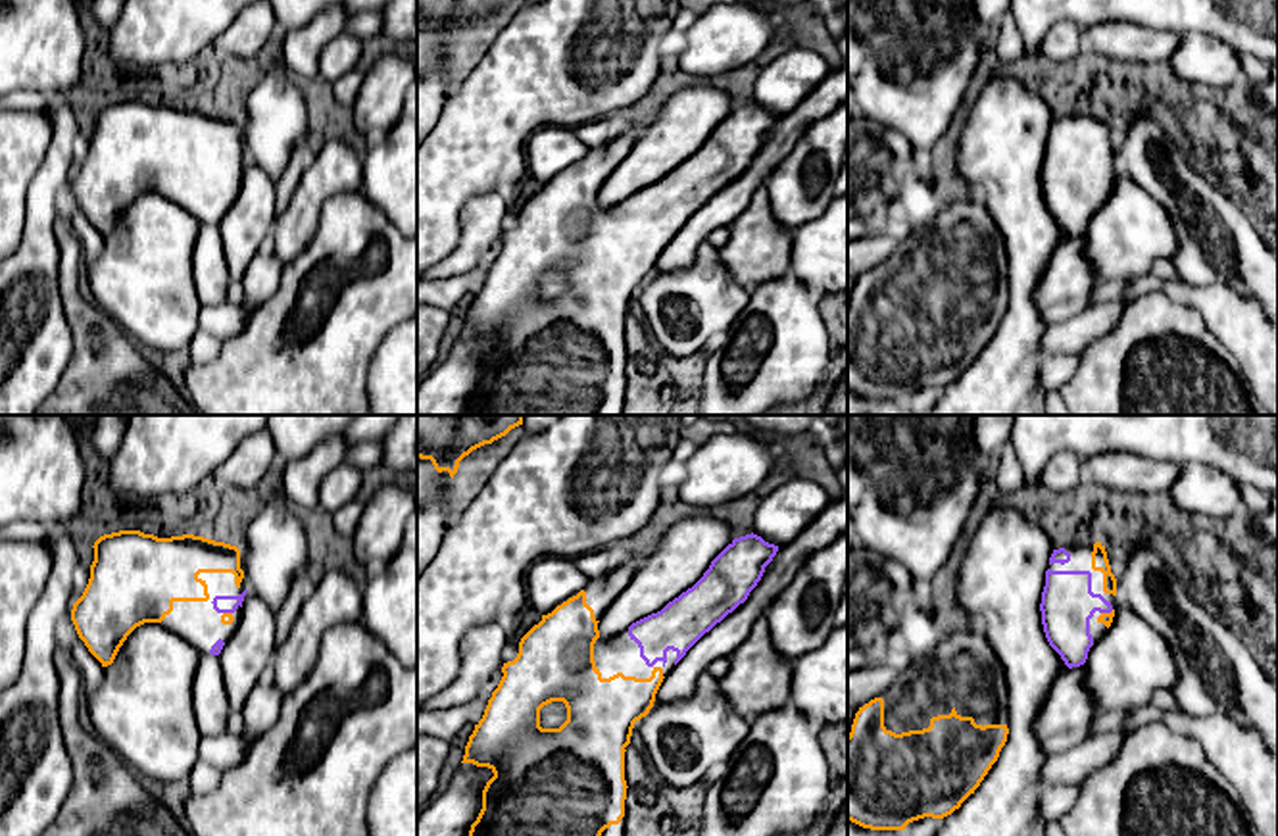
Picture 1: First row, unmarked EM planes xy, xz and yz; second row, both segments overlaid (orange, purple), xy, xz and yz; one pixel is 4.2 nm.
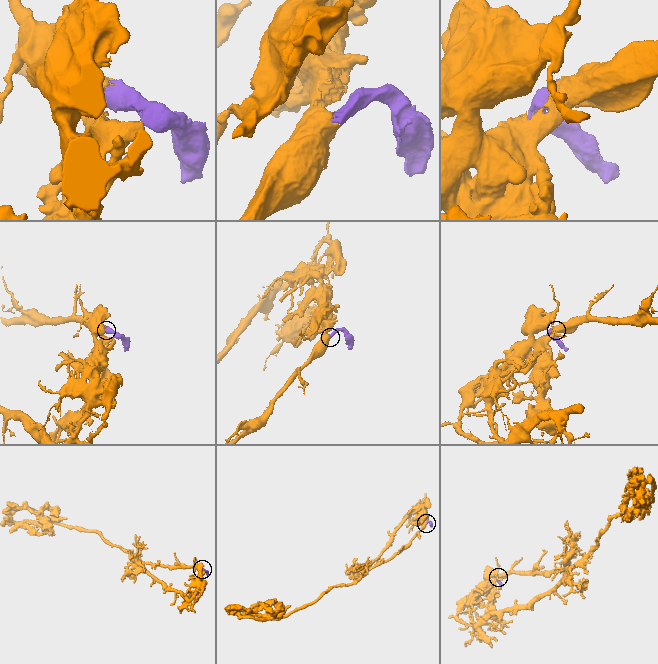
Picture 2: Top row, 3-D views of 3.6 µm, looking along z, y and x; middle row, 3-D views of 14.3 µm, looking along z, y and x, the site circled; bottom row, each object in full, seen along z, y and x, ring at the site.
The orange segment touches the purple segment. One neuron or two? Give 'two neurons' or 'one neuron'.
one neuron

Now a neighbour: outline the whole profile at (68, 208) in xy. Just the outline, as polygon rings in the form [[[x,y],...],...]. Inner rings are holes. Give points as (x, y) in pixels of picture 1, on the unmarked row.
[[[71,183],[58,196],[58,219],[67,219],[83,244],[85,269],[102,254],[104,236],[79,208]]]

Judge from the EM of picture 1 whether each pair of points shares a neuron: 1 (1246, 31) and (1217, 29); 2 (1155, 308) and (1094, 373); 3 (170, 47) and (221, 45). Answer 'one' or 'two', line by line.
1: one
2: one
3: two

